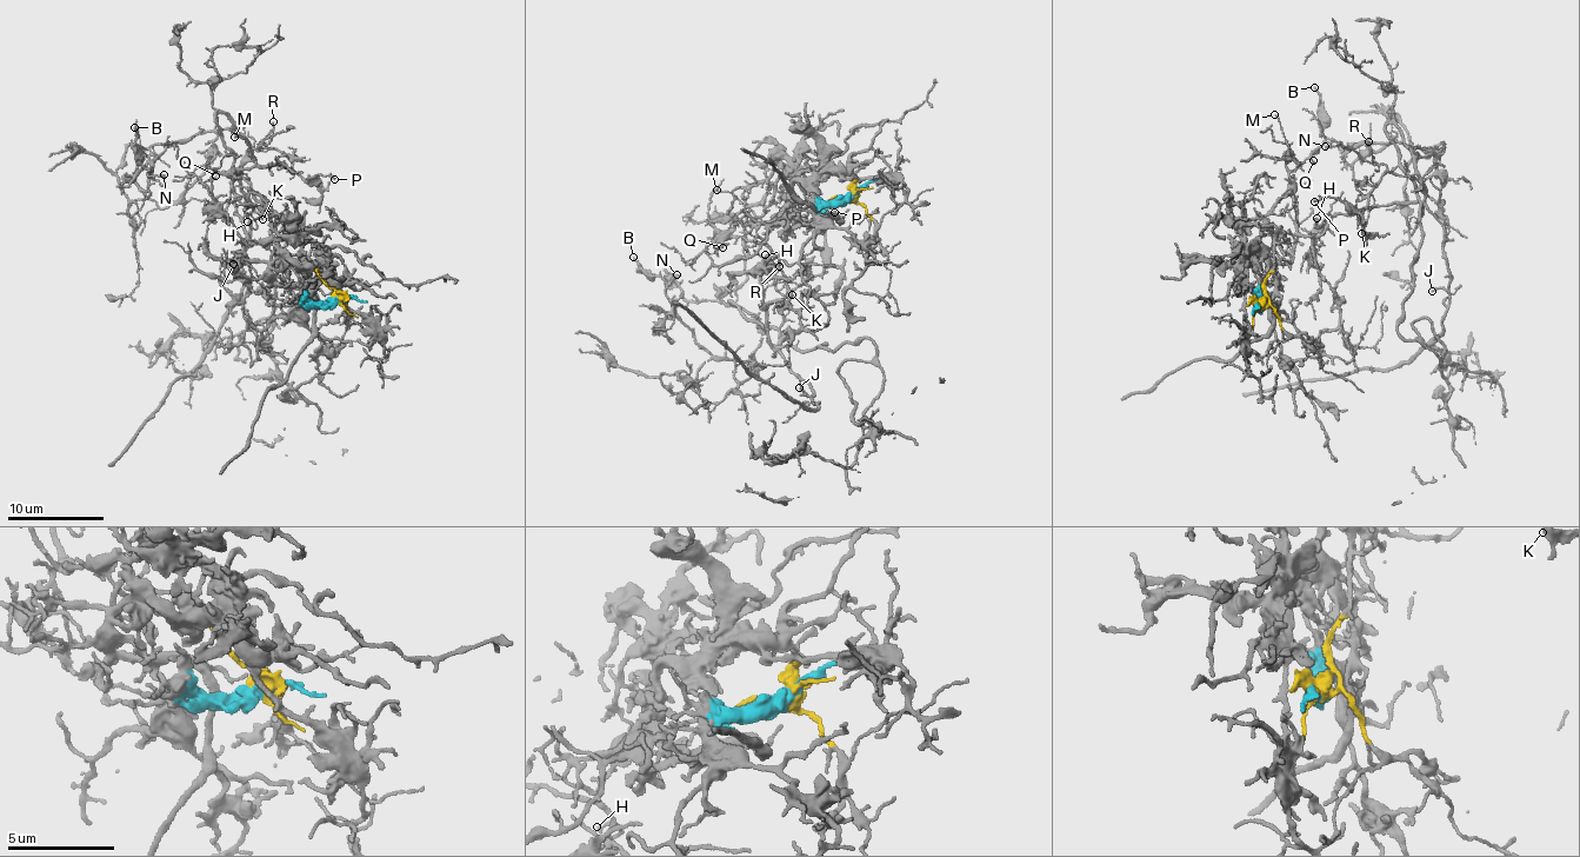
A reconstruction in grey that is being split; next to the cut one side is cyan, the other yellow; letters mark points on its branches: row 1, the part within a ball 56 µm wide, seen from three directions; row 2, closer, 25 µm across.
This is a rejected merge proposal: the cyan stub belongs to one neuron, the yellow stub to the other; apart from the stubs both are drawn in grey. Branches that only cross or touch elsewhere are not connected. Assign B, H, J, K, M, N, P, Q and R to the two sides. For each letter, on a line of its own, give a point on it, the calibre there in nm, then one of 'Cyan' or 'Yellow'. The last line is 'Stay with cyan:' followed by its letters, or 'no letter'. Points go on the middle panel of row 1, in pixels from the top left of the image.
B: Place: (633, 257). Thickness 150 nm. Yellow
H: Place: (765, 254). Thickness 130 nm. Yellow
J: Place: (799, 387). Thickness 150 nm. Yellow
K: Place: (792, 294). Thickness 140 nm. Yellow
M: Place: (717, 190). Thickness 130 nm. Yellow
N: Place: (677, 274). Thickness 110 nm. Yellow
P: Place: (834, 212). Thickness 130 nm. Yellow
Q: Place: (722, 247). Thickness 140 nm. Yellow
R: Place: (779, 266). Thickness 110 nm. Yellow
Stay with cyan: no letter

